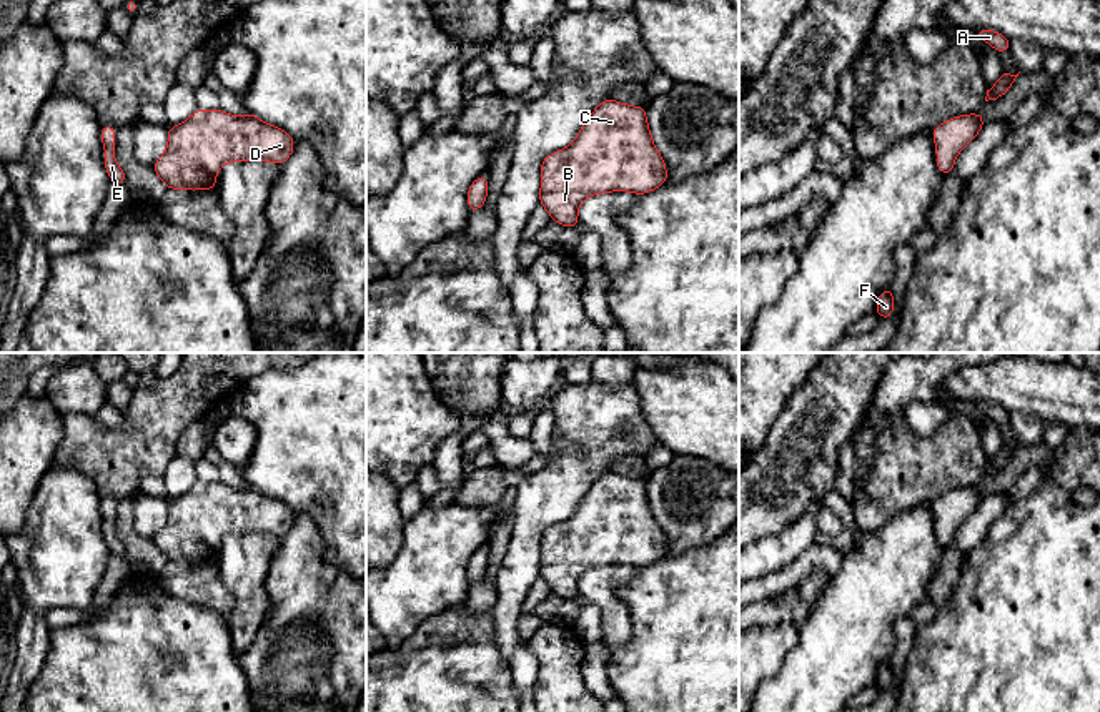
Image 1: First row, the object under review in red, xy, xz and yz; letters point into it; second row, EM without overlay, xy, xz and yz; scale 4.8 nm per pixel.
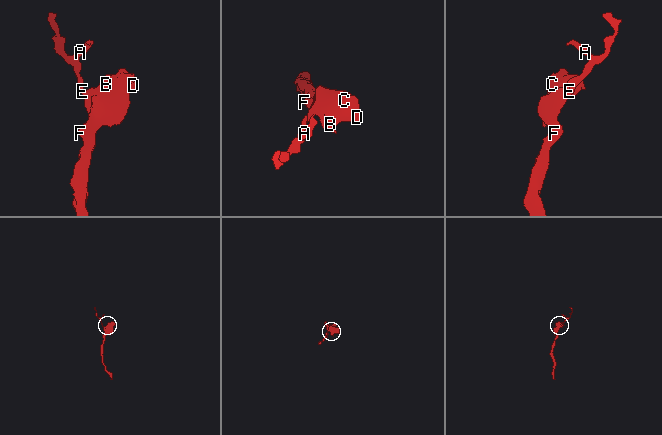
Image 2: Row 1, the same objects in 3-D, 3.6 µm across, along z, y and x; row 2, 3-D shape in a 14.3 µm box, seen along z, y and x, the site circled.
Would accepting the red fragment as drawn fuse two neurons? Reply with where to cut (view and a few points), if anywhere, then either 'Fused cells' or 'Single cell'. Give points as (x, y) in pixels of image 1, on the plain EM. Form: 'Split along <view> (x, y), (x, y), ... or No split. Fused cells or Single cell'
No split. Single cell

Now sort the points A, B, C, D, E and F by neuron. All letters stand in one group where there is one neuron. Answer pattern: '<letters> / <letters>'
A B C D E F

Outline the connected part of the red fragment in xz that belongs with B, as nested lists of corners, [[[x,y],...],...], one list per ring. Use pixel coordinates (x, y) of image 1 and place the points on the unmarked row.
[[[599,476],[564,522],[541,536],[539,576],[552,594],[574,601],[584,572],[597,566],[651,566],[667,554],[652,514],[646,479]]]

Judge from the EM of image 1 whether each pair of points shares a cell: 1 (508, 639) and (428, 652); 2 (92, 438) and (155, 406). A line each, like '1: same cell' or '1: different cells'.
1: different cells
2: same cell

